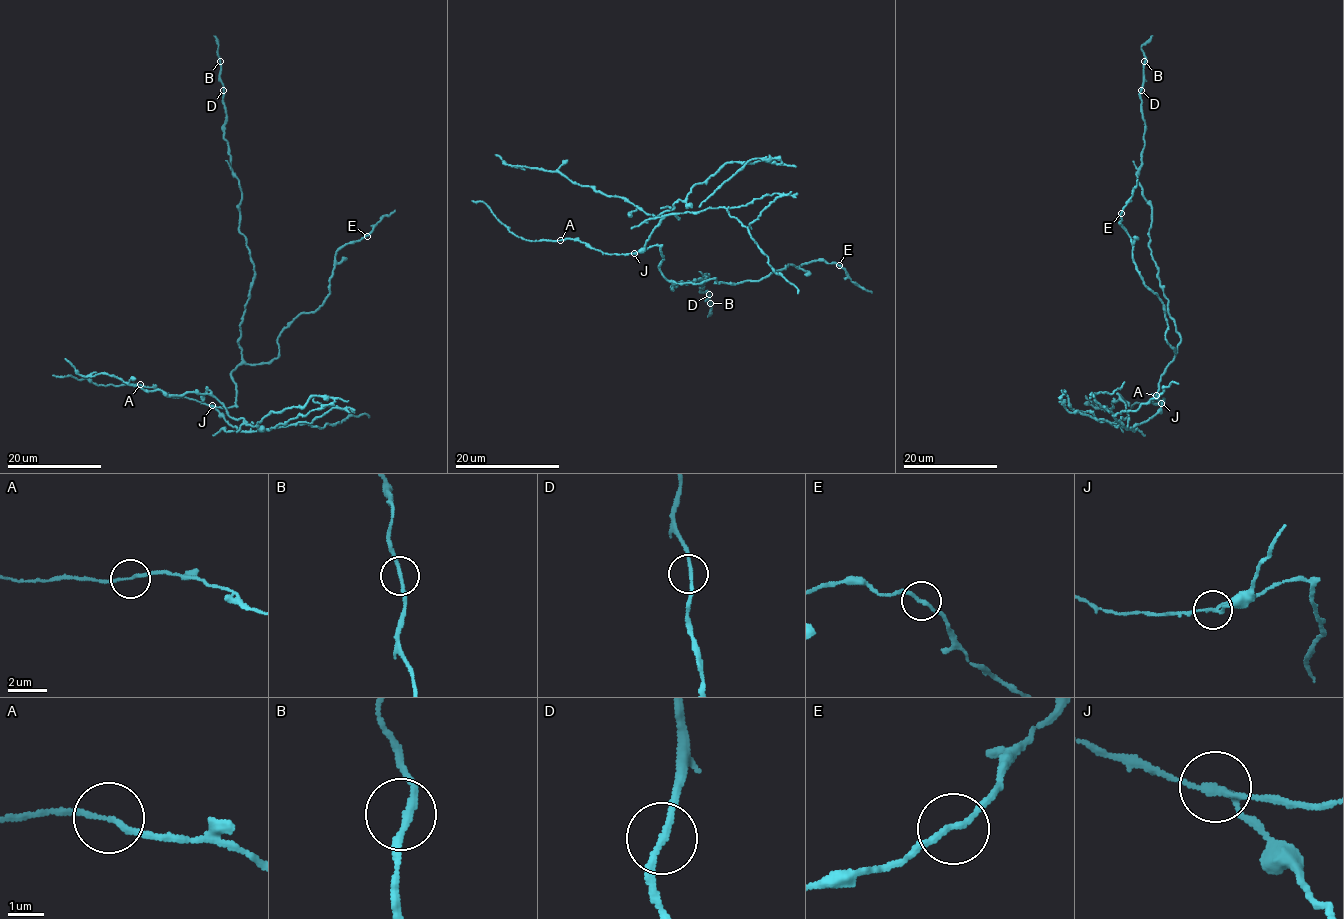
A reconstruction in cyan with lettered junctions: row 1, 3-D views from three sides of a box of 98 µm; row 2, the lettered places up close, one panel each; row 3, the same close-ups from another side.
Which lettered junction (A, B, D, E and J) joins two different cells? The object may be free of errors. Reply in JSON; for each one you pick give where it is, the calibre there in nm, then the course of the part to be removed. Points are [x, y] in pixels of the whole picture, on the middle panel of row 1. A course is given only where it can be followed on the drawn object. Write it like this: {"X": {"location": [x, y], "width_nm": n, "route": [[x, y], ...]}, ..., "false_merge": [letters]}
{"J": {"location": [634, 253], "width_nm": 140, "route": [[633, 253], [666, 215], [698, 212], [747, 162], [780, 161], [727, 162], [657, 215], [495, 155]]}, "false_merge": ["J"]}

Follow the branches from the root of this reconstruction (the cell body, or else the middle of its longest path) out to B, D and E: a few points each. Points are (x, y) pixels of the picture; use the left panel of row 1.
B: (235, 427), (216, 409), (235, 405), (231, 375), (242, 360), (240, 323), (254, 274), (223, 137), (220, 61)
D: (235, 427), (216, 409), (235, 405), (231, 375), (242, 360), (240, 323), (254, 274), (239, 231), (223, 90)
E: (235, 427), (216, 409), (235, 405), (231, 372), (276, 358), (280, 333), (329, 293), (337, 252), (367, 236)

